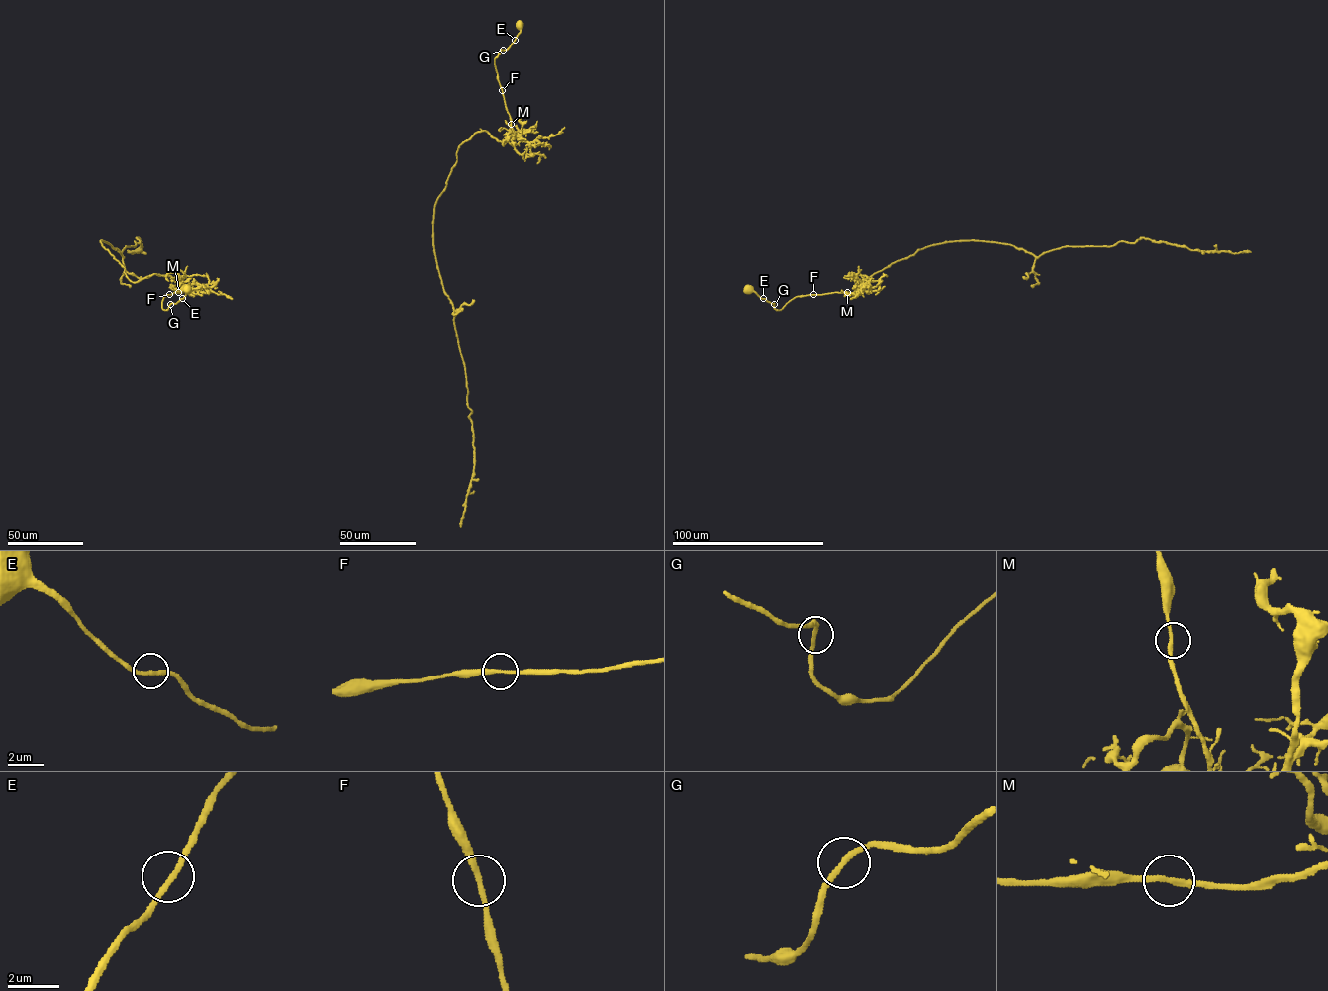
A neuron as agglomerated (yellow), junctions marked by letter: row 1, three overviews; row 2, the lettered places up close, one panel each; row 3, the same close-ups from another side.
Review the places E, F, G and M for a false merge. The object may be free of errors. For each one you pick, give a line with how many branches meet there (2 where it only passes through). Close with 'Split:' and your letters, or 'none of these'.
Split: none of these

